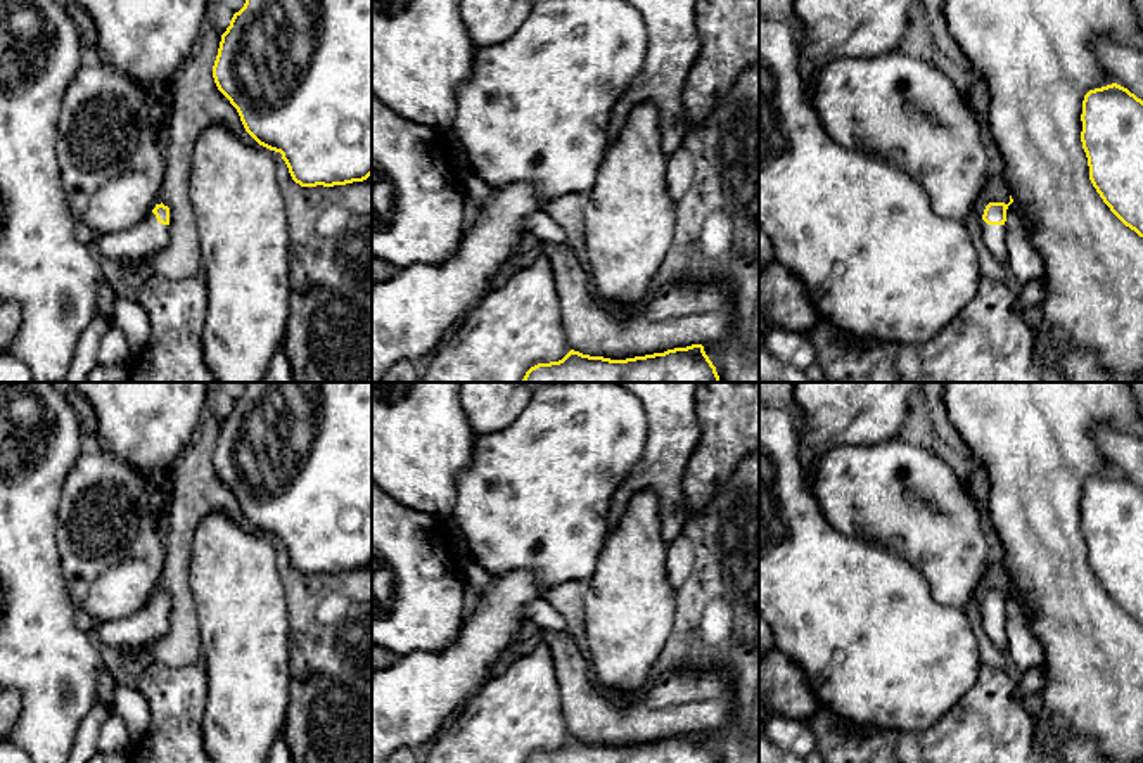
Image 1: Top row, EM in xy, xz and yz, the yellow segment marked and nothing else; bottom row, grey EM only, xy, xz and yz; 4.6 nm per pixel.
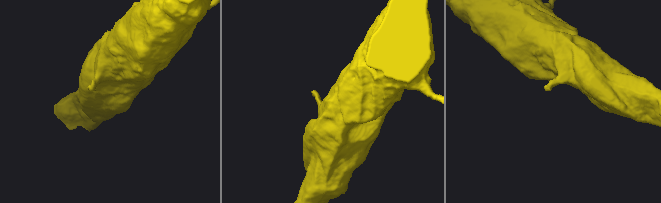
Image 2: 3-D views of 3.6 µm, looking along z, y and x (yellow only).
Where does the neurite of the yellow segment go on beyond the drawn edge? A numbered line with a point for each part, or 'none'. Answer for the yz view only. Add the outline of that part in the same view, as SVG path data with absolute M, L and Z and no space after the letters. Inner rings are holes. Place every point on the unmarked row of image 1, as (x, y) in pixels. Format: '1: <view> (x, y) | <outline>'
1: yz (995, 623) | M982 607L982 626L986 635L993 640L993 644L1008 657L1006 673L1018 682L1022 671L1010 659L1010 645L1006 637L1006 616L1005 612L987 612Z

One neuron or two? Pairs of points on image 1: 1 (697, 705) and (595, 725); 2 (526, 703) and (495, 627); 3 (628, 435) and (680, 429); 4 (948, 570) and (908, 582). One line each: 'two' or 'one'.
1: one
2: two
3: two
4: two

